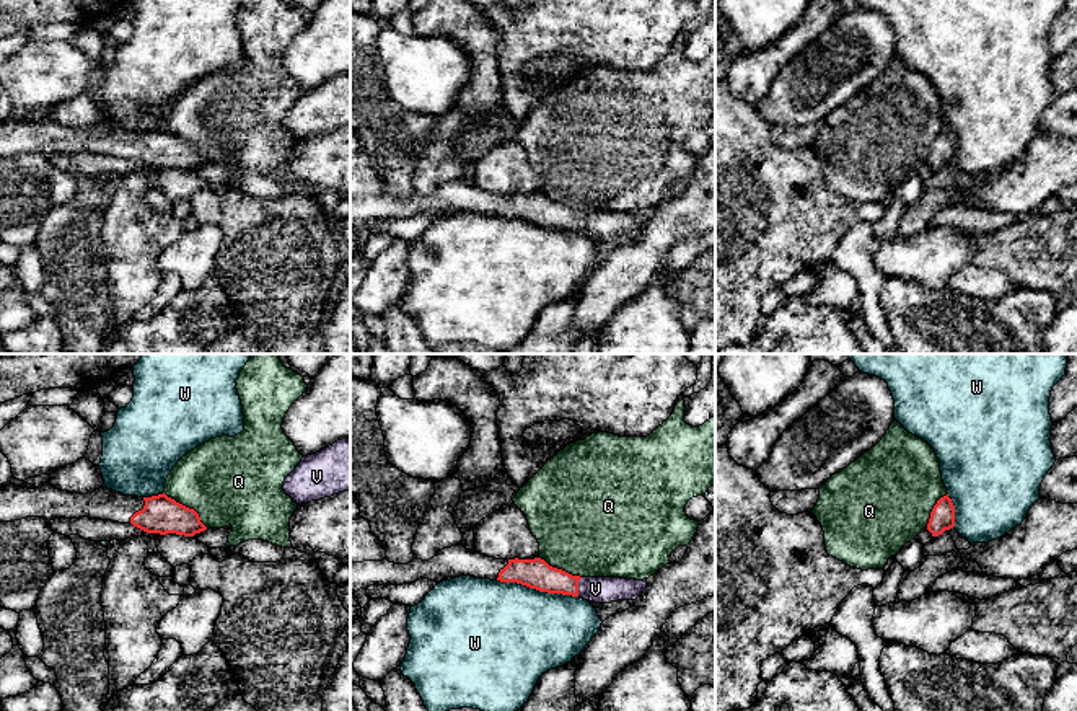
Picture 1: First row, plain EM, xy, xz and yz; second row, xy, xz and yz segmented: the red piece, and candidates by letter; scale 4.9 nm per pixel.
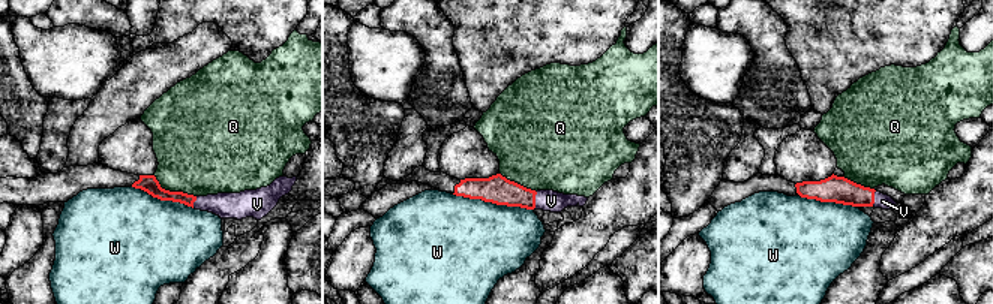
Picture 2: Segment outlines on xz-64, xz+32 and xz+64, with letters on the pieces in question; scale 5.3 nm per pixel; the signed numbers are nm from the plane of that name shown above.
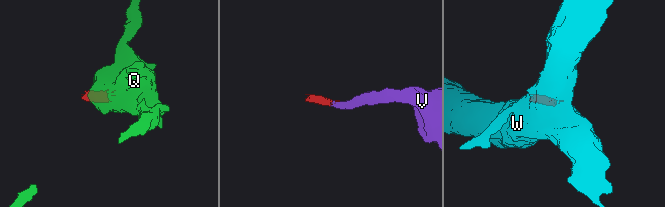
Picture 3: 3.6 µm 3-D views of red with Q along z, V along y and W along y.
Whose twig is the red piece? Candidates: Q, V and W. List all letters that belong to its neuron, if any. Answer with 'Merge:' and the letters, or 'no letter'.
Merge: V

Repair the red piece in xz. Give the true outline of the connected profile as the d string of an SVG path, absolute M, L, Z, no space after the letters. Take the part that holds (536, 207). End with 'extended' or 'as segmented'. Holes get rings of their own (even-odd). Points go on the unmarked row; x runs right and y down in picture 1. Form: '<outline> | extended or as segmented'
M445 183L432 194L394 199L388 194L350 197L350 228L370 220L402 220L420 214L442 217L448 212L471 210L500 217L517 217L547 228L580 232L595 238L635 235L647 223L647 214L580 212L549 201L544 194L495 194L466 184Z | extended

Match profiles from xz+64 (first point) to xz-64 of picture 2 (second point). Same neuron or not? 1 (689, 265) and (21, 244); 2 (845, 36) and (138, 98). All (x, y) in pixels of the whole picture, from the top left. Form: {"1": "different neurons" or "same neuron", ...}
{"1": "same neuron", "2": "different neurons"}

